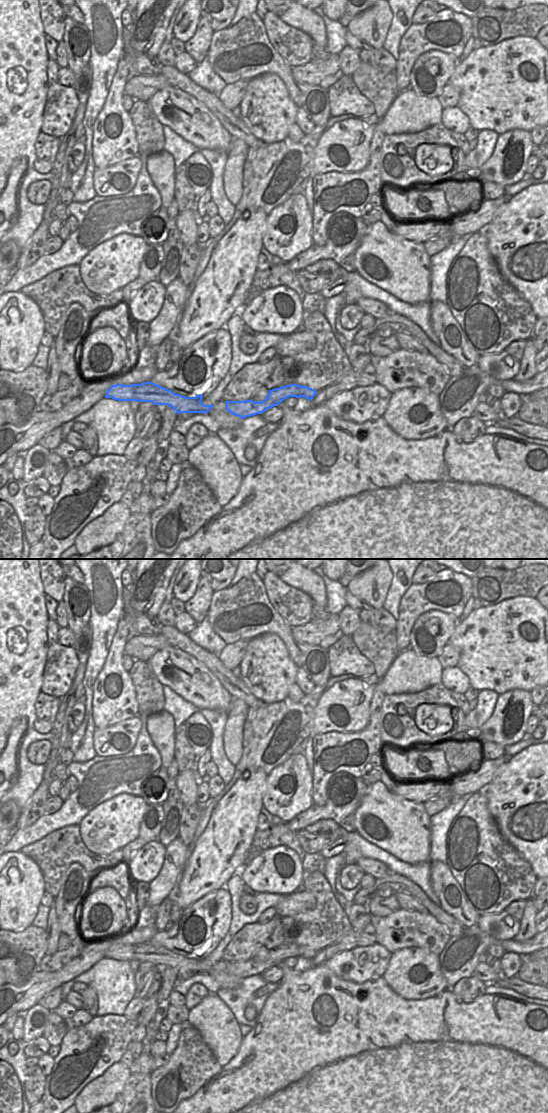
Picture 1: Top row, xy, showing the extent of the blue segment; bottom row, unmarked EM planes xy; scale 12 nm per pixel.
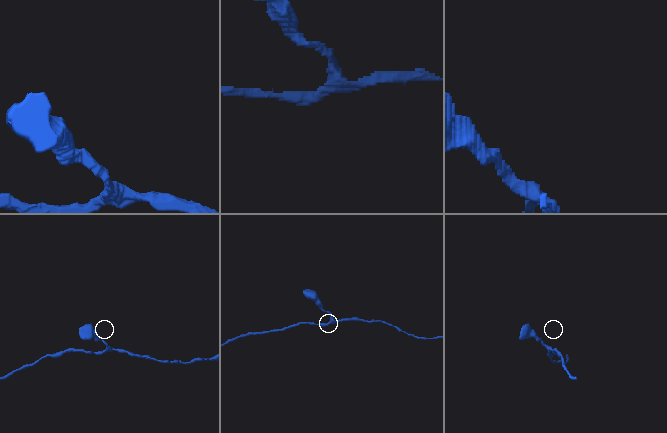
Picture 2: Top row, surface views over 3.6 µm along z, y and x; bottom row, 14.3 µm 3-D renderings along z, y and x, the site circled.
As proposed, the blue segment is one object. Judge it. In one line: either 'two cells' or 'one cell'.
one cell

